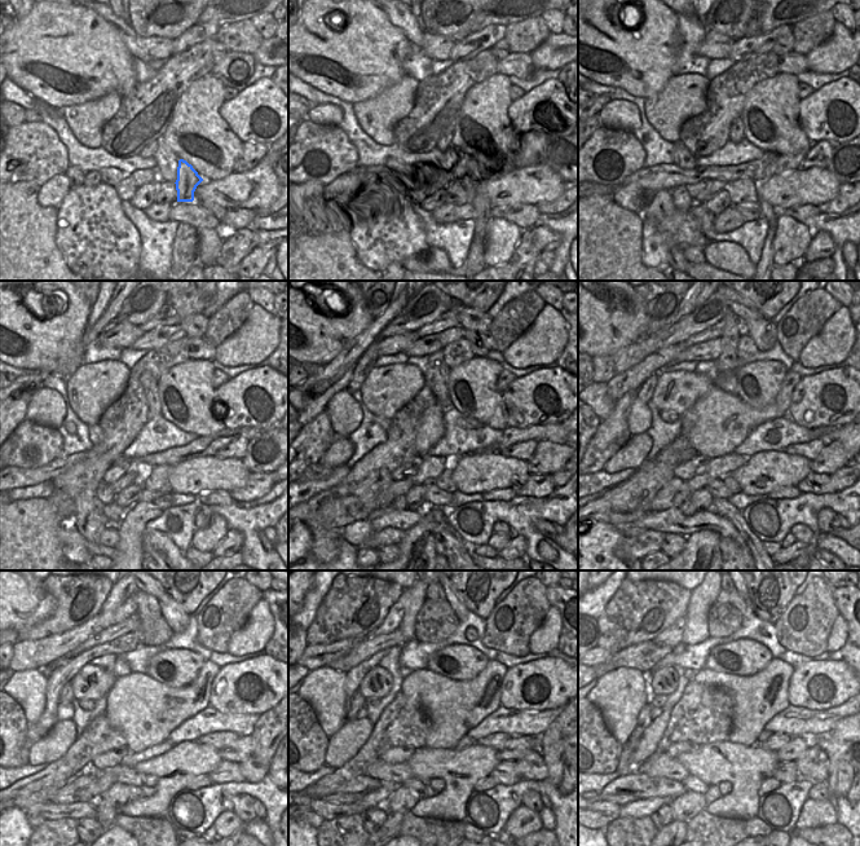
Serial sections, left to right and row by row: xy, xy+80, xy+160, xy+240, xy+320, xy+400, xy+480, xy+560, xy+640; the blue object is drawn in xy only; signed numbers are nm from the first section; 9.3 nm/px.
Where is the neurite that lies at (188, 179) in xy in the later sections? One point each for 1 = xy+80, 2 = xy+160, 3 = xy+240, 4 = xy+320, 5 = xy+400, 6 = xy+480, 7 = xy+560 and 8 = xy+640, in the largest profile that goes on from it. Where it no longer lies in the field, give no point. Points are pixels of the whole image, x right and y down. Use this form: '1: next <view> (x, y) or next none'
1: next xy+80 (475, 199)
2: next xy+160 (768, 212)
3: next xy+240 (202, 519)
4: next xy+320 (499, 527)
5: next xy+400 (802, 533)
6: next xy+480 (226, 823)
7: next xy+560 (523, 820)
8: next xy+640 (814, 814)

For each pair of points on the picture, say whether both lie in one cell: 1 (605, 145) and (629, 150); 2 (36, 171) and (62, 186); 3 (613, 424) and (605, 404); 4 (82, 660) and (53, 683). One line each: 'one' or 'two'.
1: one
2: two
3: two
4: one

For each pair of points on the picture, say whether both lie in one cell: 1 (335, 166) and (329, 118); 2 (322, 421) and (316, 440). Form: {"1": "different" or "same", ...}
{"1": "different", "2": "same"}

